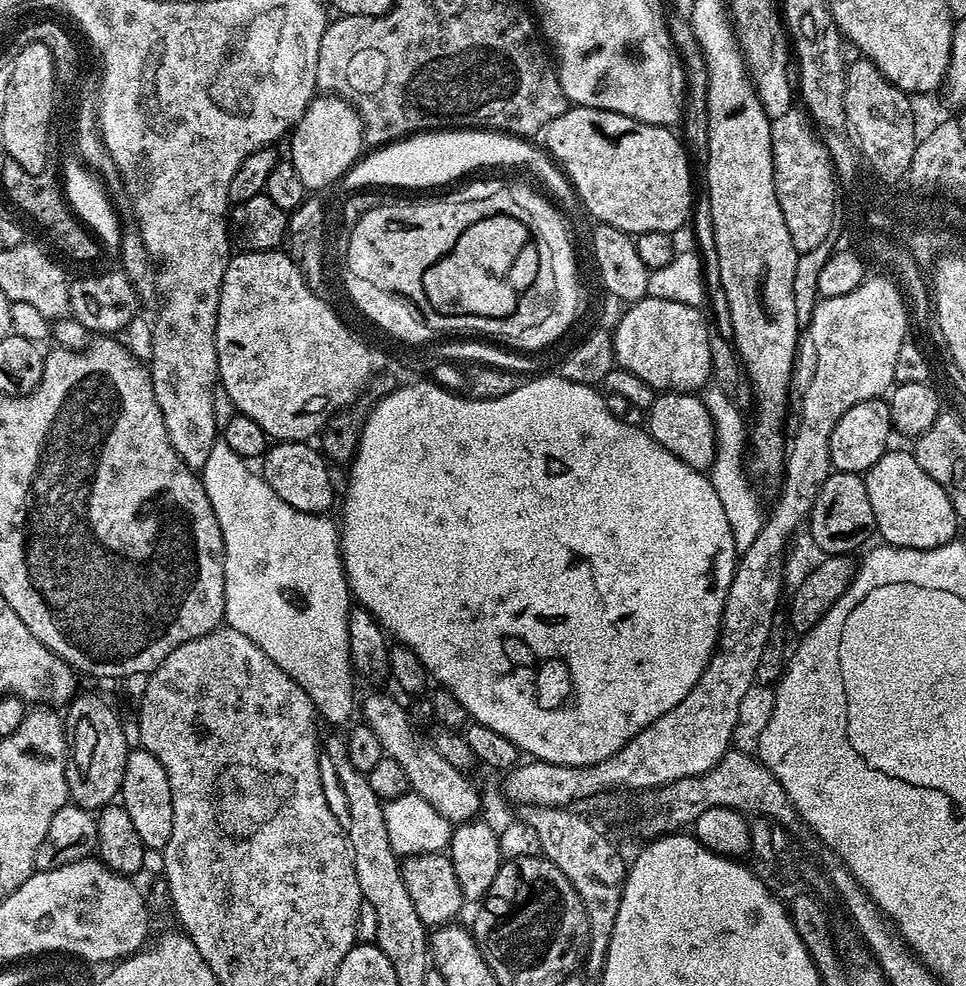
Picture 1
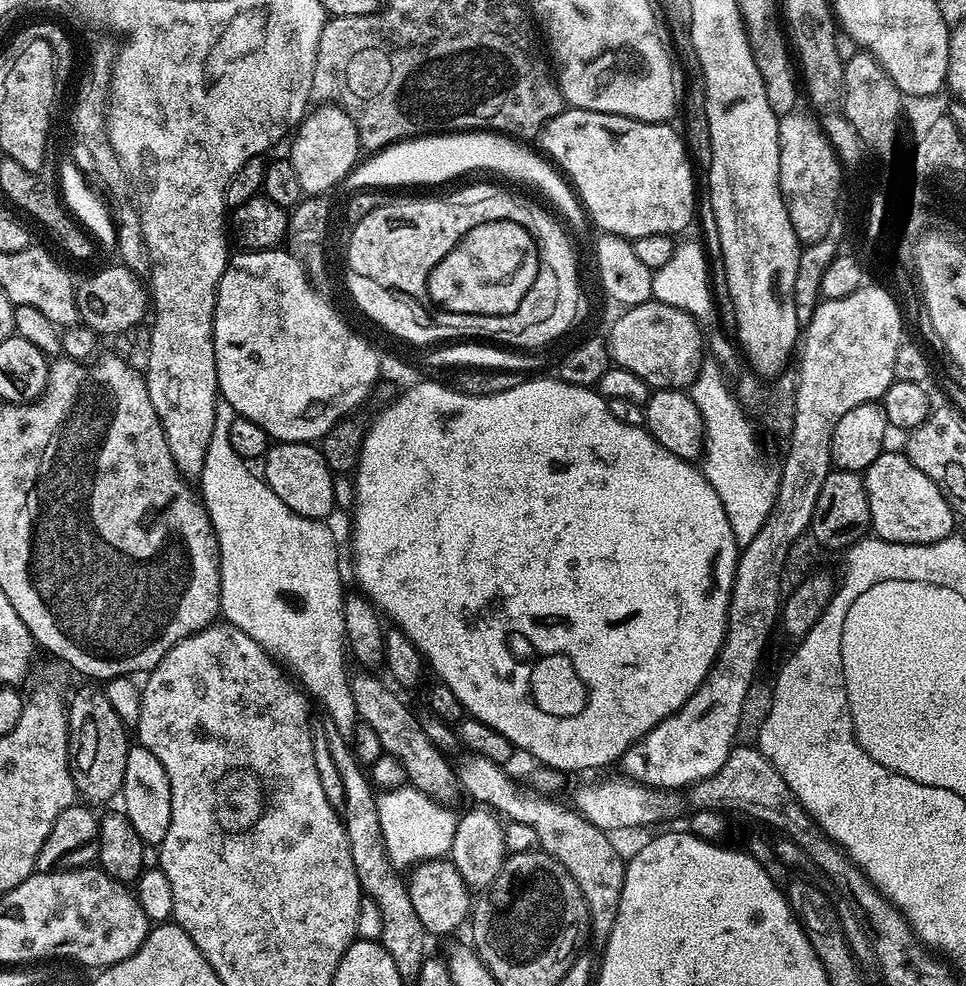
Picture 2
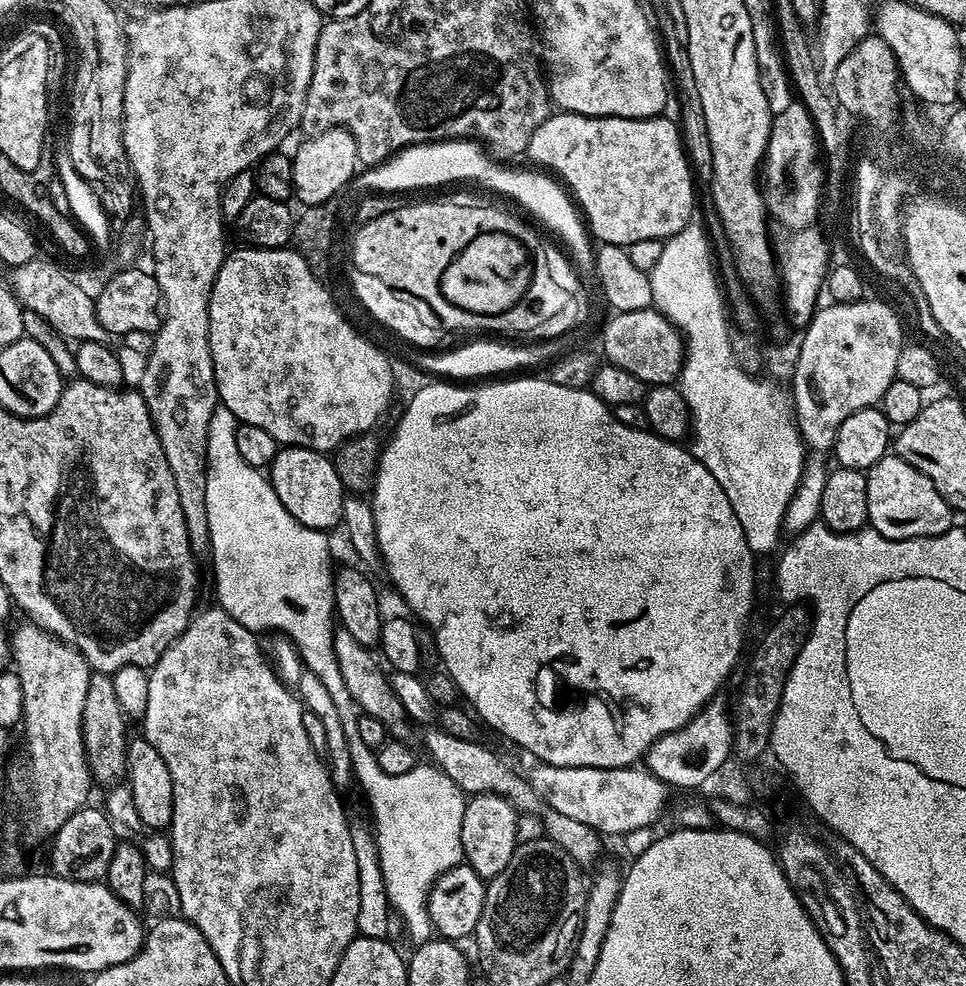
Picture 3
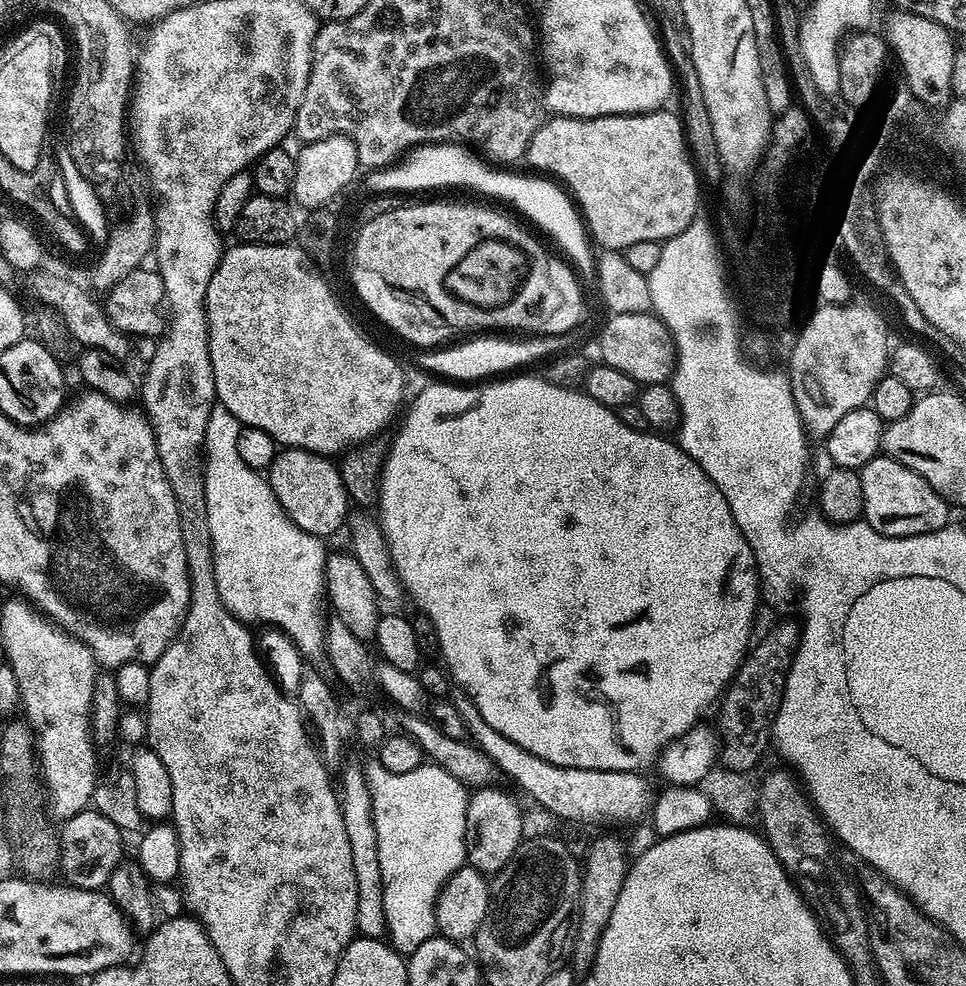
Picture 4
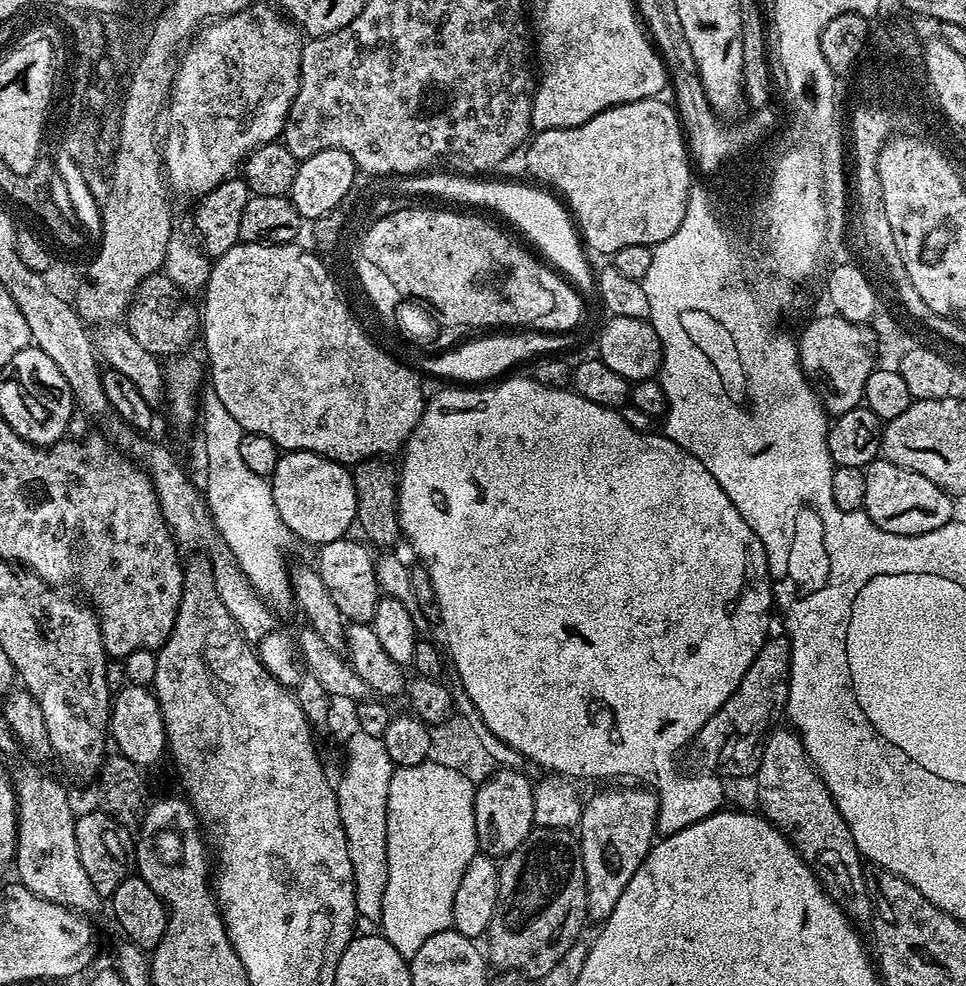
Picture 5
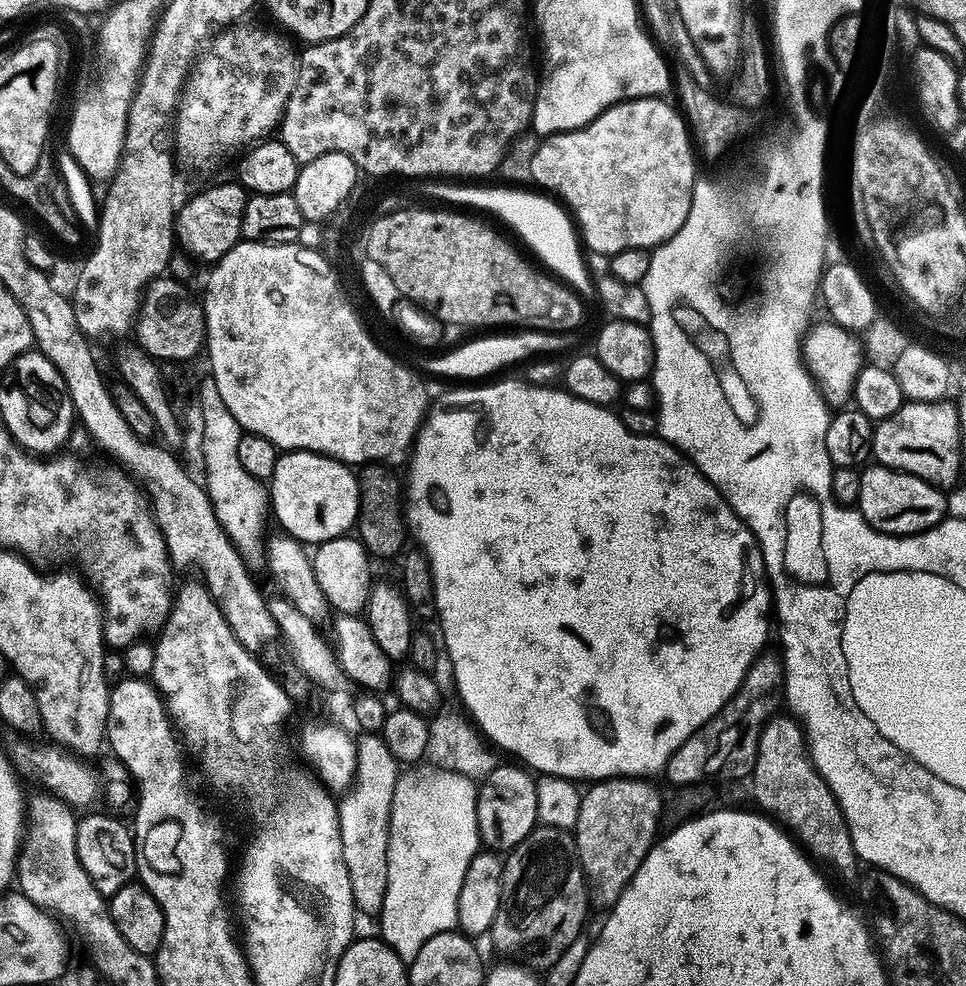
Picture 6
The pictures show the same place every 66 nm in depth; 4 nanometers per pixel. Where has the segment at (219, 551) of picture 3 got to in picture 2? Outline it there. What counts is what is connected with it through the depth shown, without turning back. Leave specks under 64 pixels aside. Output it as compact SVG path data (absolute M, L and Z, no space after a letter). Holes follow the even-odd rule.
M223 398L217 399L214 434L210 438L210 450L206 450L206 466L202 466L198 481L199 495L204 507L208 509L212 529L216 532L220 562L220 610L223 619L258 642L269 656L279 657L285 665L288 663L292 667L291 675L303 685L307 695L313 701L316 699L324 703L331 727L340 731L344 742L351 741L358 717L350 671L344 665L346 641L342 606L346 589L340 581L336 540L324 520L311 520L291 512L286 502L282 502L282 498L278 498L278 494L274 494L274 490L257 473L255 476L248 469L251 467L244 459L234 454L234 446L230 446L230 422L236 418L234 406L230 406L230 402ZM413 787L390 788L379 793L374 815L382 826L382 838L388 851L388 857L397 869L411 869L428 860L447 857L452 851L457 813L443 808L435 795Z

